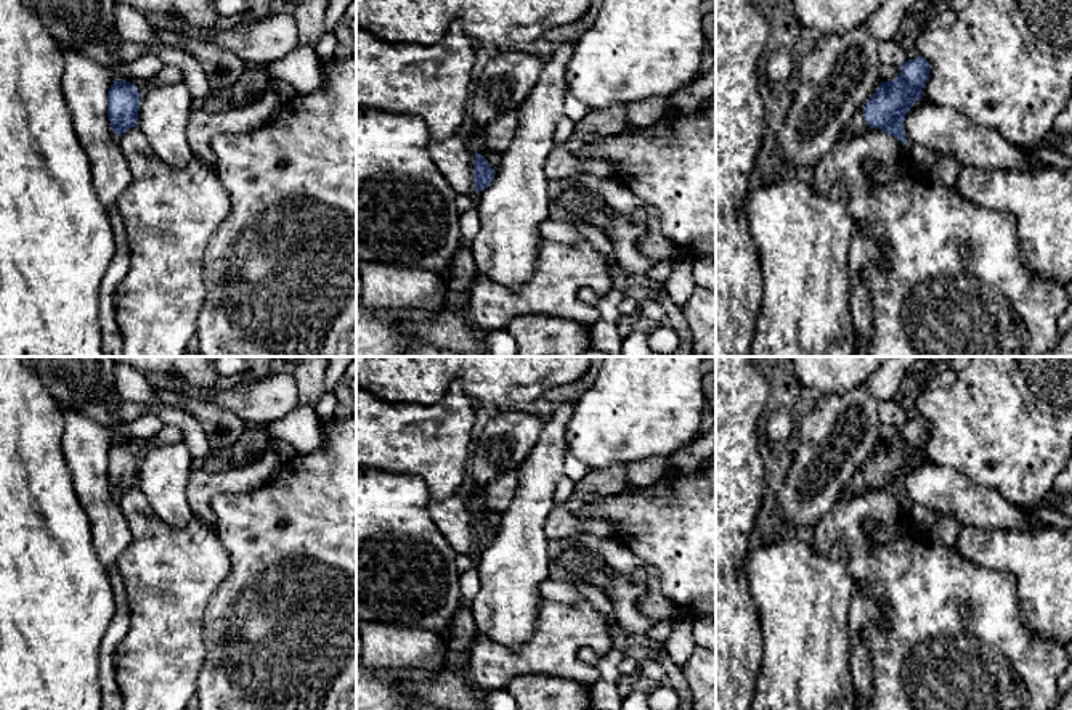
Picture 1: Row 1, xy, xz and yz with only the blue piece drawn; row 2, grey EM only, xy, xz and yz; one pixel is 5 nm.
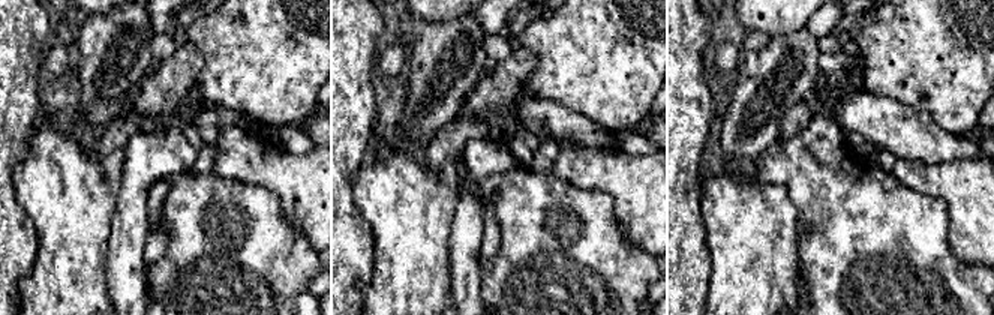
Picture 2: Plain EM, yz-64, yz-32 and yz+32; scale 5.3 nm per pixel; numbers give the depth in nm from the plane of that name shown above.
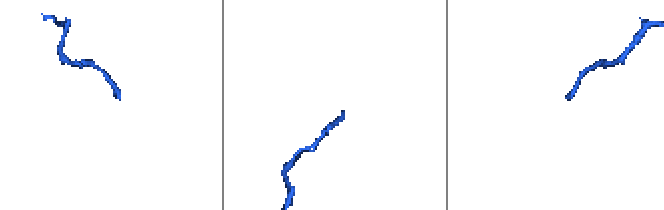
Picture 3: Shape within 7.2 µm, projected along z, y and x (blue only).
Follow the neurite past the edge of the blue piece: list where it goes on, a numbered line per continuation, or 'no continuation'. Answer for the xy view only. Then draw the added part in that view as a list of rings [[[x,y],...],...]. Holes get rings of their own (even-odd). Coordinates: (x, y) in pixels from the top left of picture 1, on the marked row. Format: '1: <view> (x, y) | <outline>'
no continuation

